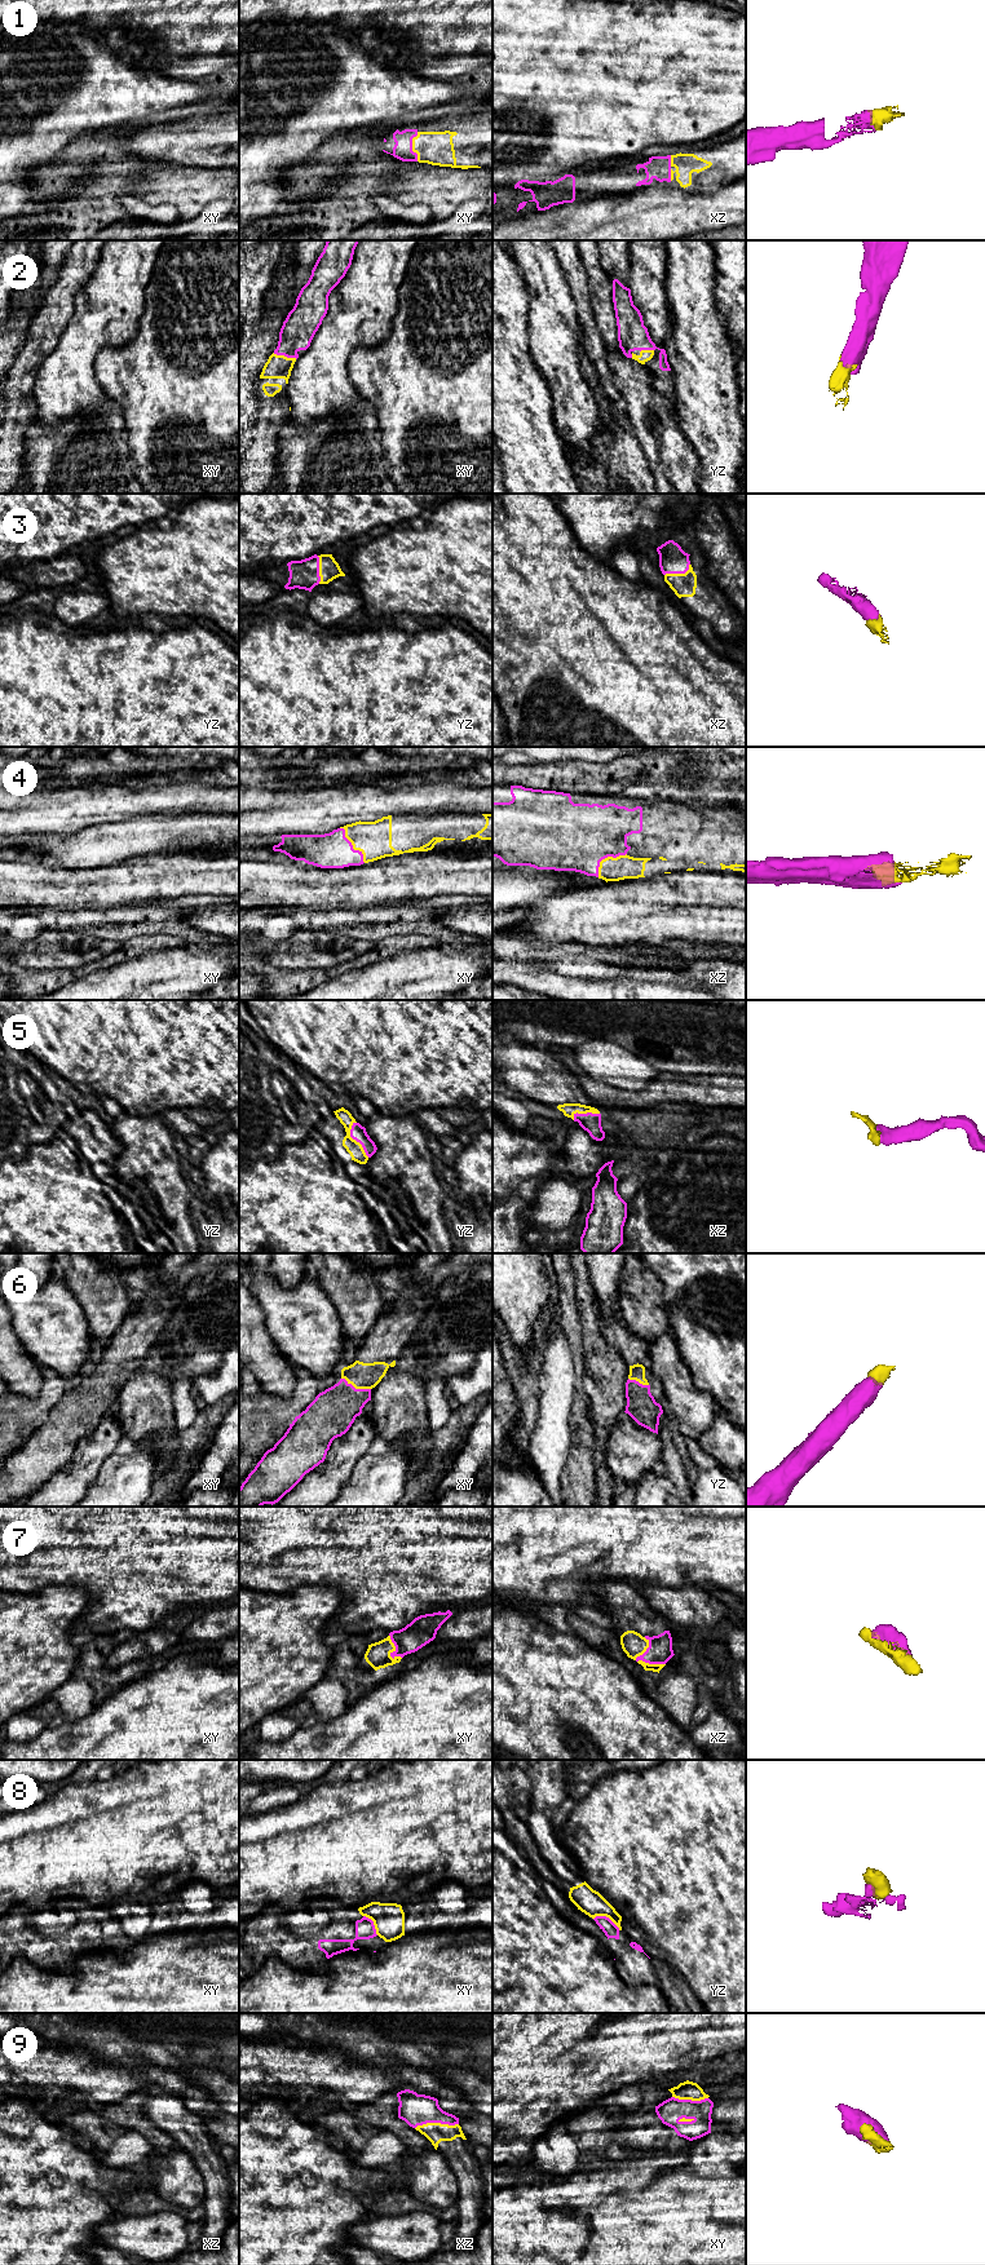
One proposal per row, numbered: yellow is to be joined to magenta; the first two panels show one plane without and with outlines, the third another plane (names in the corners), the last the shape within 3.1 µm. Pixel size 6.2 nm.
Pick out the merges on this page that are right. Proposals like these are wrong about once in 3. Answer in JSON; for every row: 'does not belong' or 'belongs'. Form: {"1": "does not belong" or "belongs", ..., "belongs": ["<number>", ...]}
{"1": "belongs", "2": "belongs", "3": "belongs", "4": "belongs", "5": "belongs", "6": "belongs", "7": "belongs", "8": "does not belong", "9": "belongs", "belongs": ["1", "2", "3", "4", "5", "6", "7", "9"]}

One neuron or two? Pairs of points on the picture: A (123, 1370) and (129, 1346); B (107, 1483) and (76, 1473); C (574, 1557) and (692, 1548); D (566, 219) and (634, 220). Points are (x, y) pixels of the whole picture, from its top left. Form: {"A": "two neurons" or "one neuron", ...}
{"A": "one neuron", "B": "two neurons", "C": "one neuron", "D": "one neuron"}

